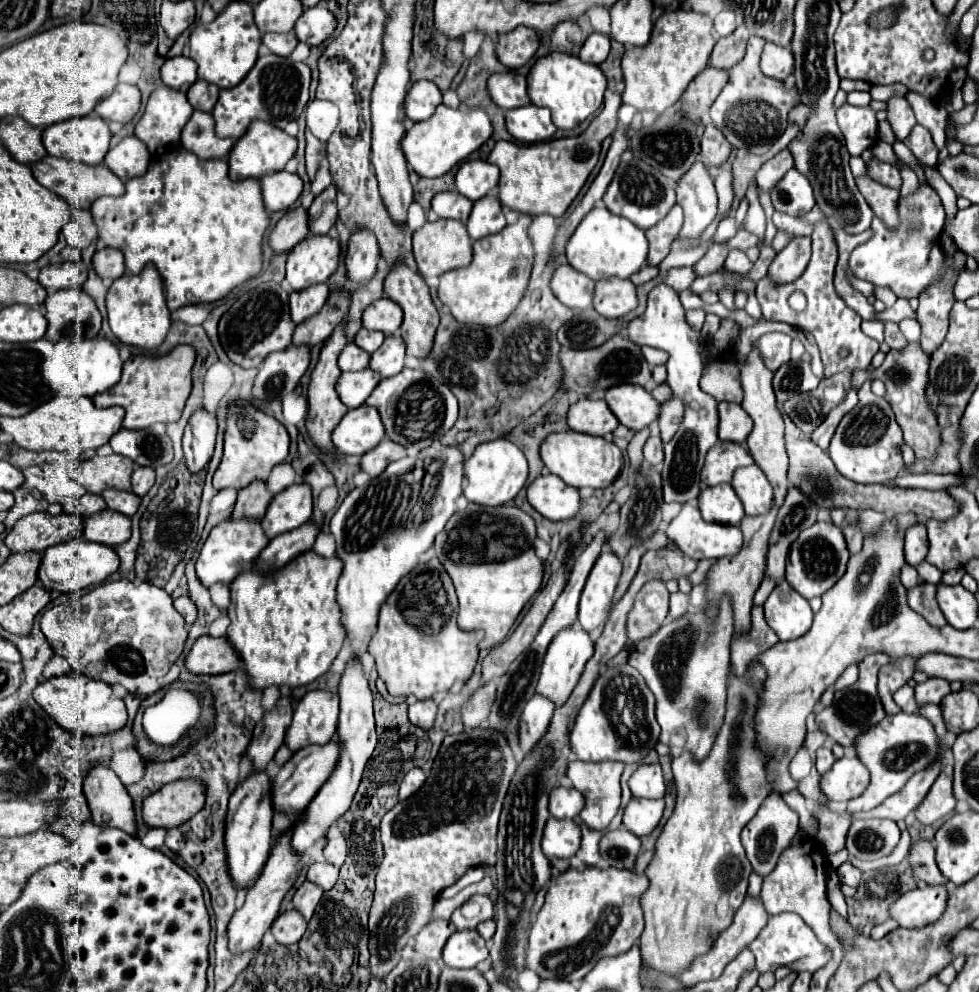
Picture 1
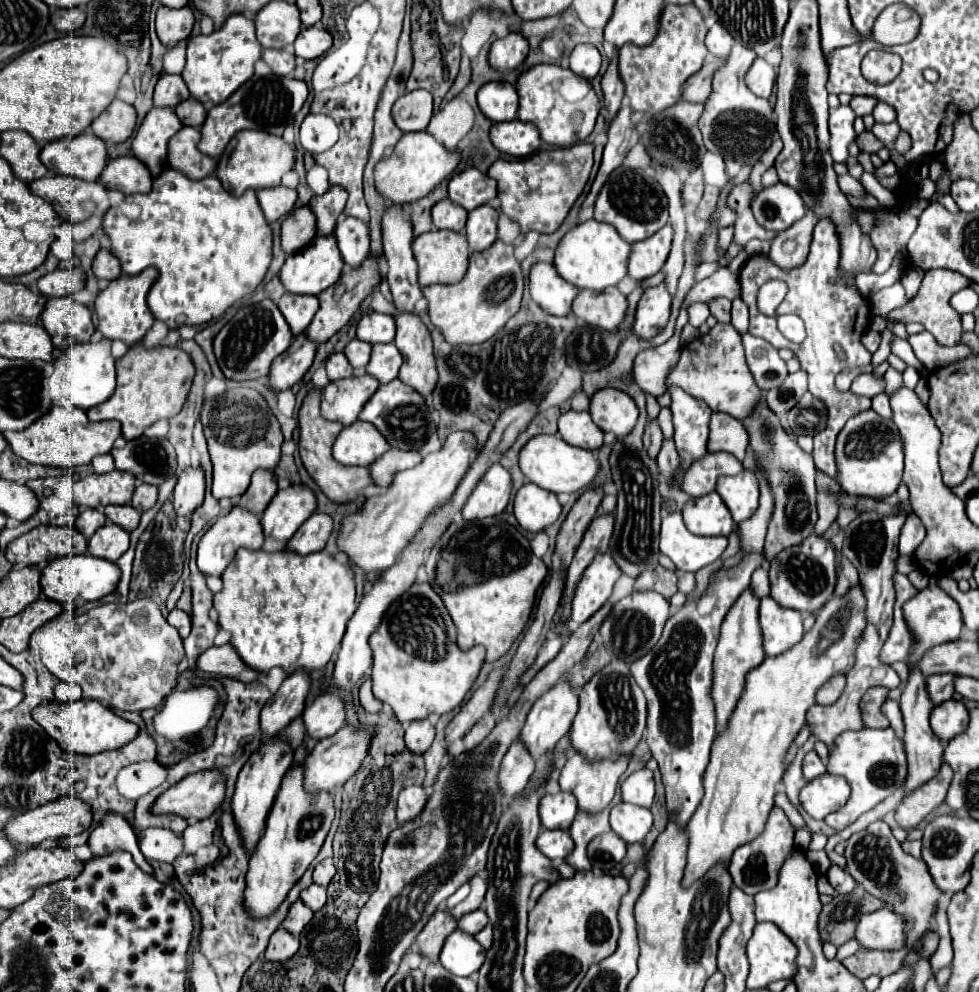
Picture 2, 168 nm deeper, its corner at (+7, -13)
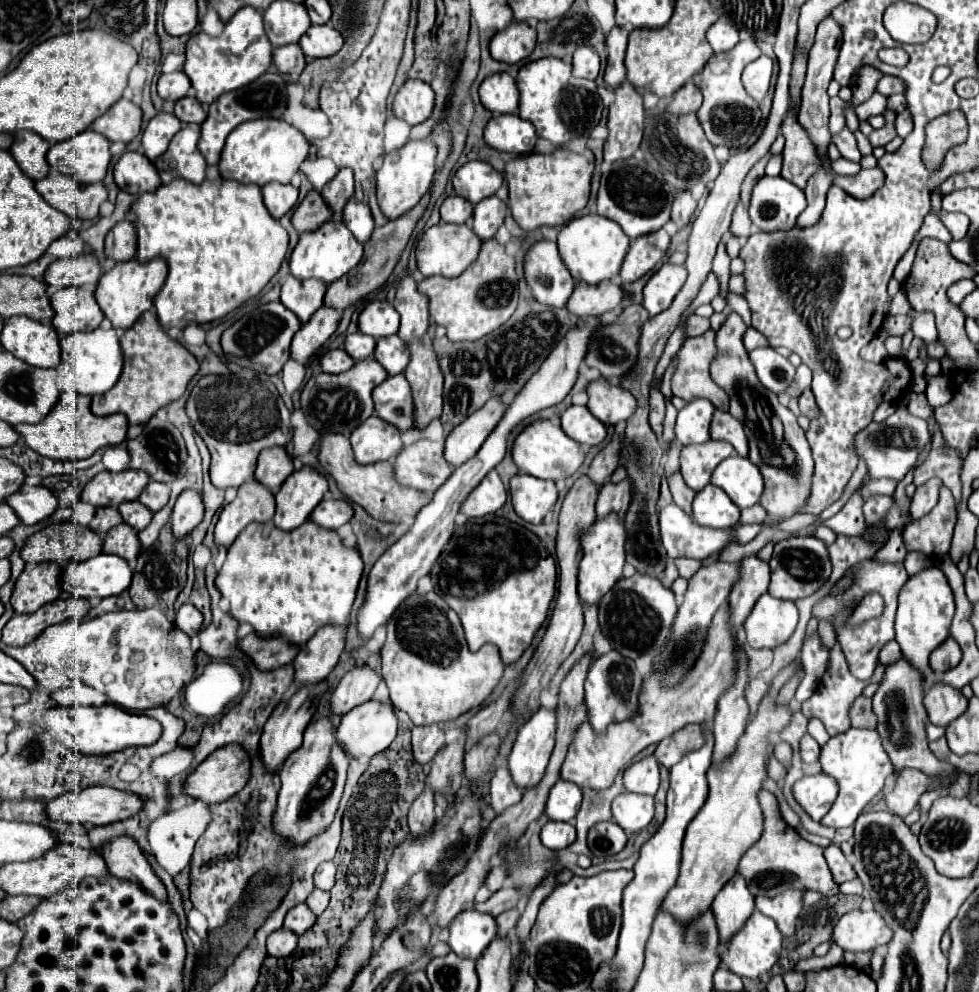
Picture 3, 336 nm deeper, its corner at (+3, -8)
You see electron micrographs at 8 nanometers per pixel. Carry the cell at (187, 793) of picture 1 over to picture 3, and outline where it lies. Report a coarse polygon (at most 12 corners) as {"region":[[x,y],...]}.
{"region":[[218,748],[188,774],[184,792],[218,804],[244,788],[250,760]]}

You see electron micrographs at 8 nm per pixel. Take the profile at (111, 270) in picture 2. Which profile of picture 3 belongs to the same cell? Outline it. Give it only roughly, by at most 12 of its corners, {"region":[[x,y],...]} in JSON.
{"region":[[130,220],[106,234],[104,252],[114,262],[136,256],[136,232]]}

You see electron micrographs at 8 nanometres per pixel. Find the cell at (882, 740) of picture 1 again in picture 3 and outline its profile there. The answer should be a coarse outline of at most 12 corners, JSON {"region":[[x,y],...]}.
{"region":[[850,728],[822,746],[840,786],[820,820],[852,826],[894,776],[878,730]]}

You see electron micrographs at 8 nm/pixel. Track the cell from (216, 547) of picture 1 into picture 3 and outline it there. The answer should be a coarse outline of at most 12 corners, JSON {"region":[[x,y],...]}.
{"region":[[250,480],[226,504],[214,528],[230,548],[252,522],[274,516],[274,494]]}

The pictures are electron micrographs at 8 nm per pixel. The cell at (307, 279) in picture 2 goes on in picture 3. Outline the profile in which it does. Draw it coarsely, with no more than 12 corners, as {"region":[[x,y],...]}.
{"region":[[346,224],[304,232],[288,266],[330,284],[362,258]]}

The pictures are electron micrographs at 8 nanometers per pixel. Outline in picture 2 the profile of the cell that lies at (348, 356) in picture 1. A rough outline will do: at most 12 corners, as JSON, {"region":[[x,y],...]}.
{"region":[[332,353],[326,359],[330,381],[354,375],[344,353]]}

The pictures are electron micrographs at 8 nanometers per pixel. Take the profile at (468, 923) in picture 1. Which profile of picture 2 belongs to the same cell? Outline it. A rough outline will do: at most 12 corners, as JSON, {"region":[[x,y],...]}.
{"region":[[476,909],[458,919],[458,929],[476,935],[488,923],[486,911]]}

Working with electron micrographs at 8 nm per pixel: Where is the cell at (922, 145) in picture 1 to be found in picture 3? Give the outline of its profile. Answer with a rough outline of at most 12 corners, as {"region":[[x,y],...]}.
{"region":[[910,112],[896,116],[896,132],[906,138],[912,132]]}

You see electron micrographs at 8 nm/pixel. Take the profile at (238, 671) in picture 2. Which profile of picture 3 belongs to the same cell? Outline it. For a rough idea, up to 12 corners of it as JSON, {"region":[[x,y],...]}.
{"region":[[238,640],[258,670],[274,670],[294,660],[298,648],[282,640]]}

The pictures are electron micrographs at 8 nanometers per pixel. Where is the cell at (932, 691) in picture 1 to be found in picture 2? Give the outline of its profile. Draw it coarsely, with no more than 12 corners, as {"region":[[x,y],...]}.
{"region":[[954,673],[930,675],[928,693],[934,705],[954,695]]}

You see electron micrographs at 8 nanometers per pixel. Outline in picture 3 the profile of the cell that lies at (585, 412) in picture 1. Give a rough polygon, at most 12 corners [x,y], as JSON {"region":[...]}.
{"region":[[586,406],[562,414],[562,430],[586,446],[606,438]]}

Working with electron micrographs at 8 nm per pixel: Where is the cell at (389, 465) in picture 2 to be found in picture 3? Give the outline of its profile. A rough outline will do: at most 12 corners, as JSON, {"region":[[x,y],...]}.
{"region":[[418,440],[394,458],[402,486],[436,492],[452,474],[442,442]]}

